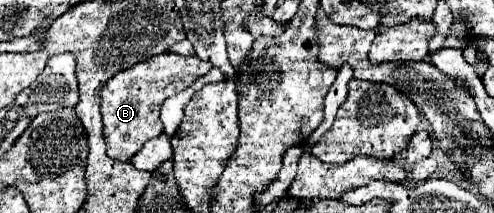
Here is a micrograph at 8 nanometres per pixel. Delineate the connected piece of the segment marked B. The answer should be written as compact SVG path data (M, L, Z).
M164 52L120 74L114 74L102 88L102 118L104 118L104 138L108 142L108 156L118 162L130 162L130 158L144 146L144 142L162 134L160 122L162 102L168 96L190 86L210 68L212 64L202 62L198 56L178 56L172 52Z

